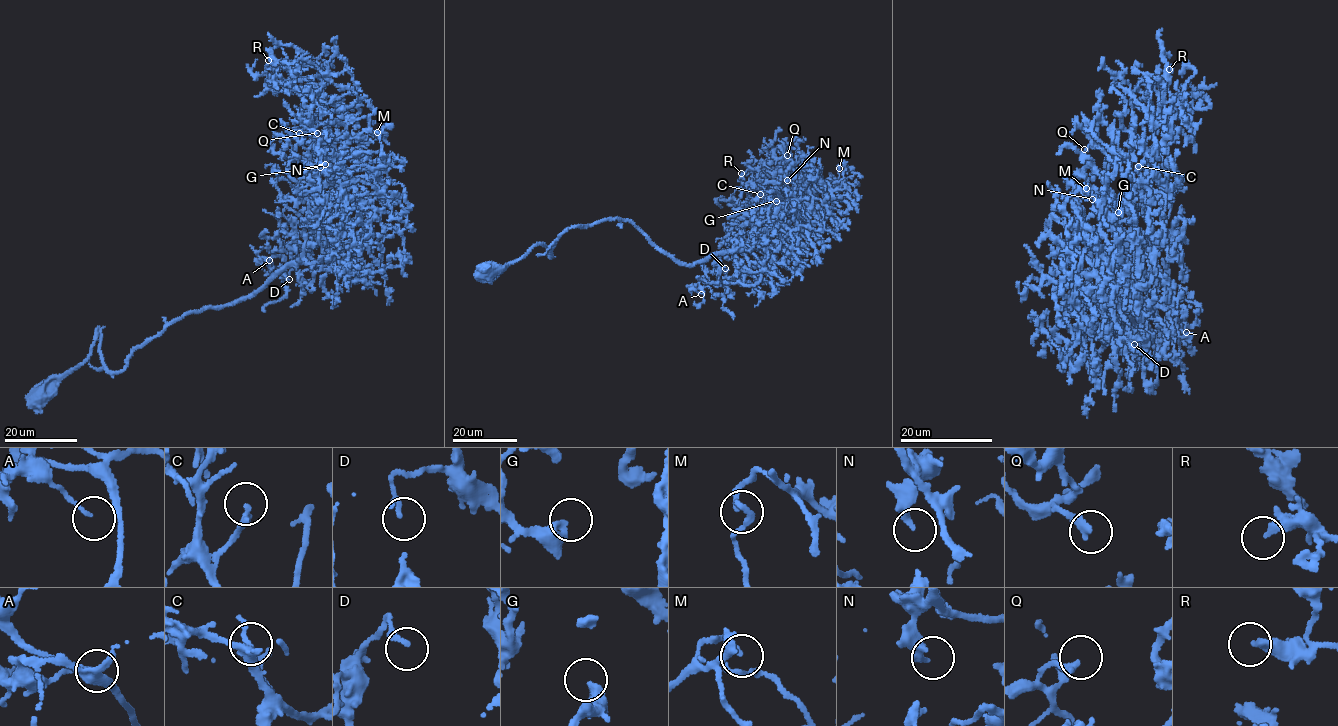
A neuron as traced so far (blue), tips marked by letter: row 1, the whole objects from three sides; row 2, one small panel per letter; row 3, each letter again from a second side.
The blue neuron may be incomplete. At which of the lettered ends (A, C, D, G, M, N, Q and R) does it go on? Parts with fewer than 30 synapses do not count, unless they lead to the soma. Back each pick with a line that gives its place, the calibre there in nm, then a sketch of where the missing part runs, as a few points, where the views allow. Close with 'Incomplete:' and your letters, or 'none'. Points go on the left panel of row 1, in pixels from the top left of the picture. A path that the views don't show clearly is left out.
C: (299, 133) | 260 nm | (299, 133), (274, 109)
Incomplete: C

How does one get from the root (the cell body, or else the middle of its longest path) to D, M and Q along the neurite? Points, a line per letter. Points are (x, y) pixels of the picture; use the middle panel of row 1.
D: (487, 271), (614, 218), (689, 265), (746, 243), (735, 283), (725, 268)
M: (487, 271), (614, 218), (689, 265), (742, 248), (767, 213), (826, 216), (839, 168)
Q: (487, 271), (614, 218), (689, 265), (742, 248), (762, 215), (804, 201), (787, 155)

